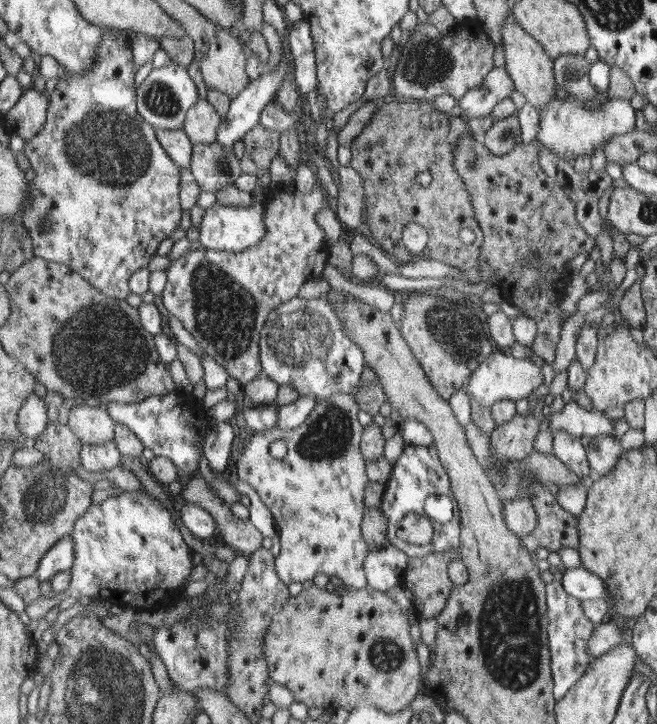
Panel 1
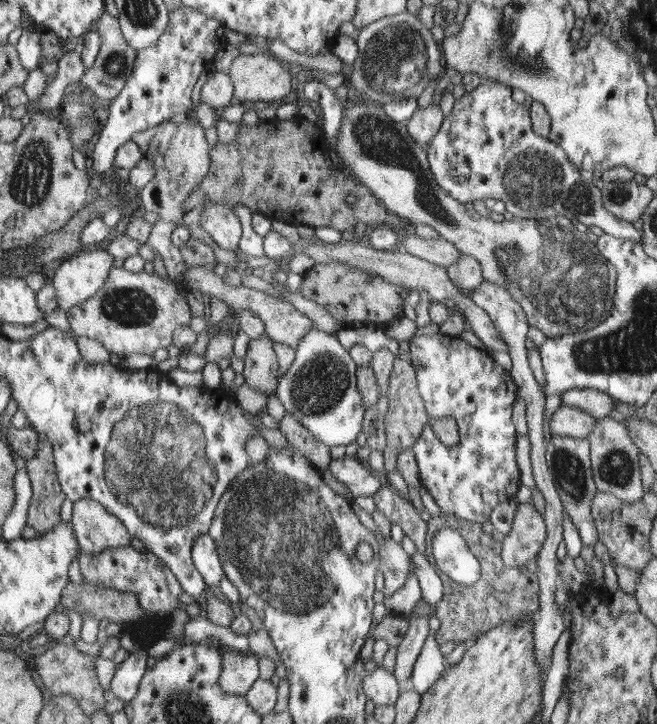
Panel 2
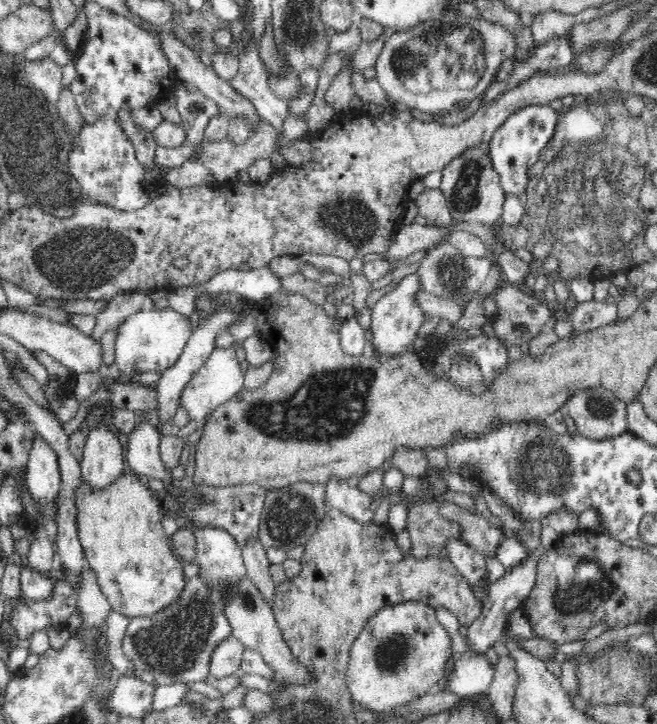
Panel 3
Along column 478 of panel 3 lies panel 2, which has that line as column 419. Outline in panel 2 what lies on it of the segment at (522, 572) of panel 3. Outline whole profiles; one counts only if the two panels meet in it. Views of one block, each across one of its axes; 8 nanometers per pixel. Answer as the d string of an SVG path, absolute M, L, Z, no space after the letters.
M420 615L410 621L410 630L397 647L396 664L394 669L398 681L406 680L413 671L413 664L416 662L425 640L432 632L428 627L428 617Z

